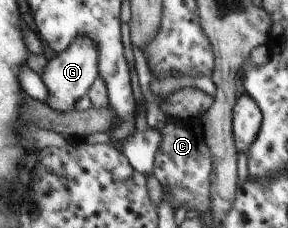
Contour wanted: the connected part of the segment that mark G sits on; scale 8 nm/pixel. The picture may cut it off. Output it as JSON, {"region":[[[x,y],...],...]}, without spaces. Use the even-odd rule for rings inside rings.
{"region":[[[78,35],[78,37],[74,37],[74,41],[64,51],[47,60],[39,75],[42,85],[46,87],[46,101],[44,103],[50,109],[60,113],[74,110],[76,101],[82,95],[86,95],[88,87],[92,85],[99,74],[97,56],[97,47],[92,43],[92,39],[88,39],[86,35]]]}

